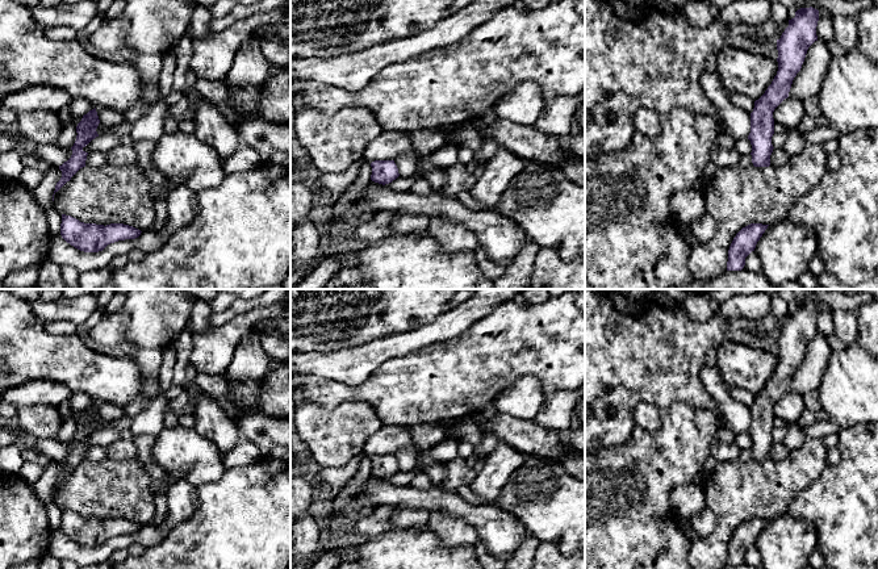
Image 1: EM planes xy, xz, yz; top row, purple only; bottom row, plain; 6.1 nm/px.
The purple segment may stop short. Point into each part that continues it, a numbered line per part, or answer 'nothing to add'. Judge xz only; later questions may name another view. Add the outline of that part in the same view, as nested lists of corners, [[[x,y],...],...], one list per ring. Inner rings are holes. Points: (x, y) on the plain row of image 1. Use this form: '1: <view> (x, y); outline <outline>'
nothing to add

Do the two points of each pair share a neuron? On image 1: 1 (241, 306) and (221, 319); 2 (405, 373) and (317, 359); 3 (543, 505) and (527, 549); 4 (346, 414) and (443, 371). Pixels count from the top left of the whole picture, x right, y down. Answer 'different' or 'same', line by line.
1: same
2: different
3: different
4: different

